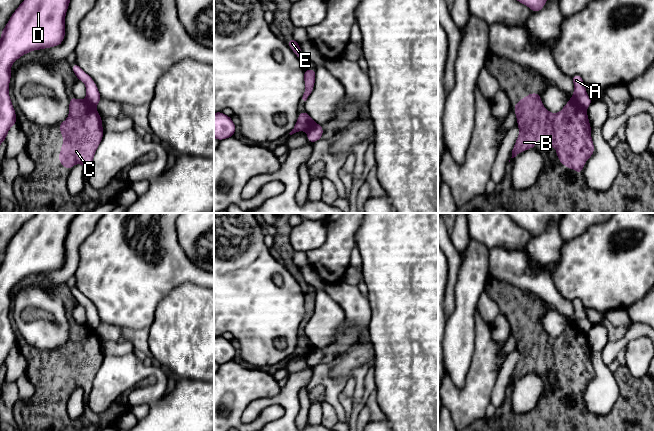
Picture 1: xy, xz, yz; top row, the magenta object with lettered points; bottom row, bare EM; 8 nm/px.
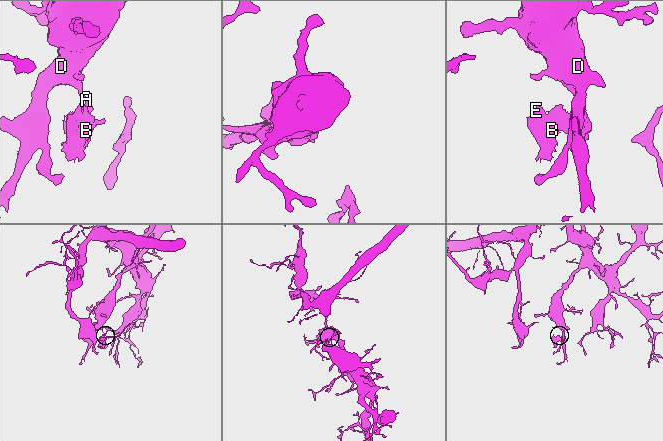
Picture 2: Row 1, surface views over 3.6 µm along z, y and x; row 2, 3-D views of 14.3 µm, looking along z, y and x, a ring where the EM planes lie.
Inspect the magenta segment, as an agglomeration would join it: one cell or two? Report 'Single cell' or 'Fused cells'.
Fused cells

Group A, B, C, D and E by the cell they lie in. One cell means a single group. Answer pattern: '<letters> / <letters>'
A D / B C E

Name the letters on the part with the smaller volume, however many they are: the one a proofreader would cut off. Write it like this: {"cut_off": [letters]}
{"cut_off": ["B", "C", "E"]}

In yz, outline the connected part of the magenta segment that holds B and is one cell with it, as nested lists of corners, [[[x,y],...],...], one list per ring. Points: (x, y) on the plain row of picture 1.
[[[530,317],[513,329],[519,361],[511,382],[536,372],[536,363],[541,362],[556,373],[557,382],[564,390],[581,398],[585,386],[594,377],[586,333],[569,323],[559,337],[550,337],[542,328],[540,317]]]

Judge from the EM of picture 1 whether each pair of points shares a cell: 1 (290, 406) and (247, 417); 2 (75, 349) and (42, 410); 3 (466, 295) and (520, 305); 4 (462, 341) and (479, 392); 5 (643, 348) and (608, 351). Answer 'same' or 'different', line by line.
1: same
2: same
3: different
4: different
5: different

